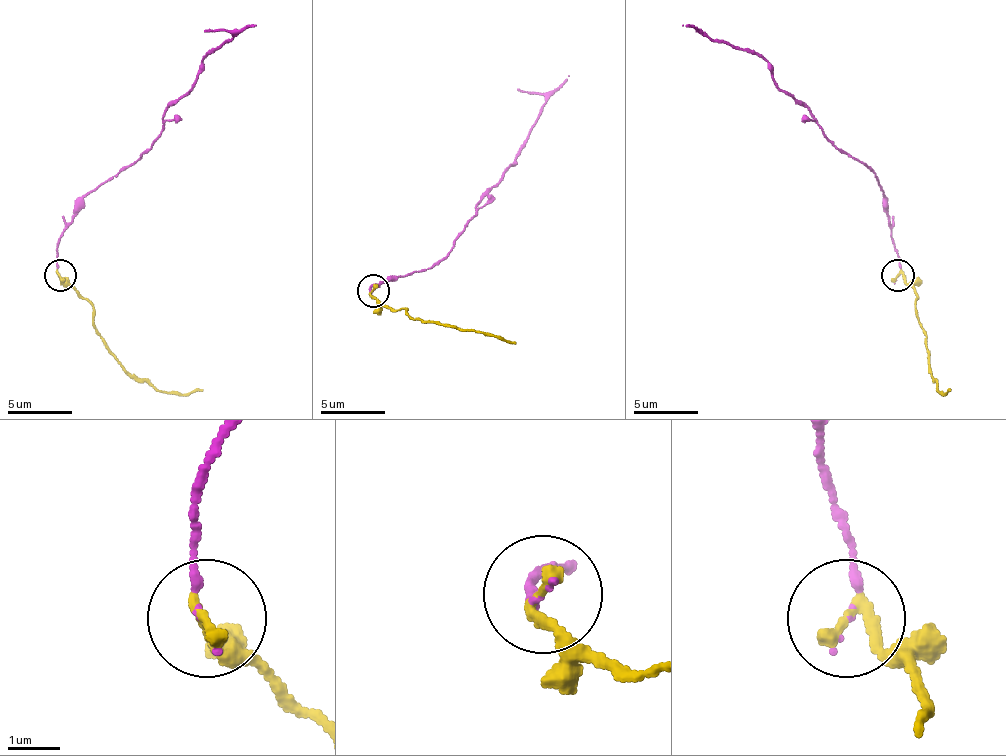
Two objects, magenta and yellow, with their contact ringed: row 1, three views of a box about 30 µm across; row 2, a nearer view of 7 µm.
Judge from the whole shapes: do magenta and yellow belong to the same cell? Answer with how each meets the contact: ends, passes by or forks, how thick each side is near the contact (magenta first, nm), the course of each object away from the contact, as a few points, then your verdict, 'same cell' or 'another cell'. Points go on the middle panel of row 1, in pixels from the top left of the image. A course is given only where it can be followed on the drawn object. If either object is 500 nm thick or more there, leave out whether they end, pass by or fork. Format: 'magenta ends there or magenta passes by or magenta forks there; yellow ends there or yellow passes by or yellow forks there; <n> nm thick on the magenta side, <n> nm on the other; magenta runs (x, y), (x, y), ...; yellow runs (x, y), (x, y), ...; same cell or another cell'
magenta ends there; yellow ends there; 70 nm thick on the magenta side, 280 nm on the other; magenta runs (374, 291), (422, 272), (451, 250), (521, 150), (540, 105), (569, 76); yellow runs (374, 291), (396, 311), (406, 307), (415, 320), (502, 336), (515, 343); same cell

